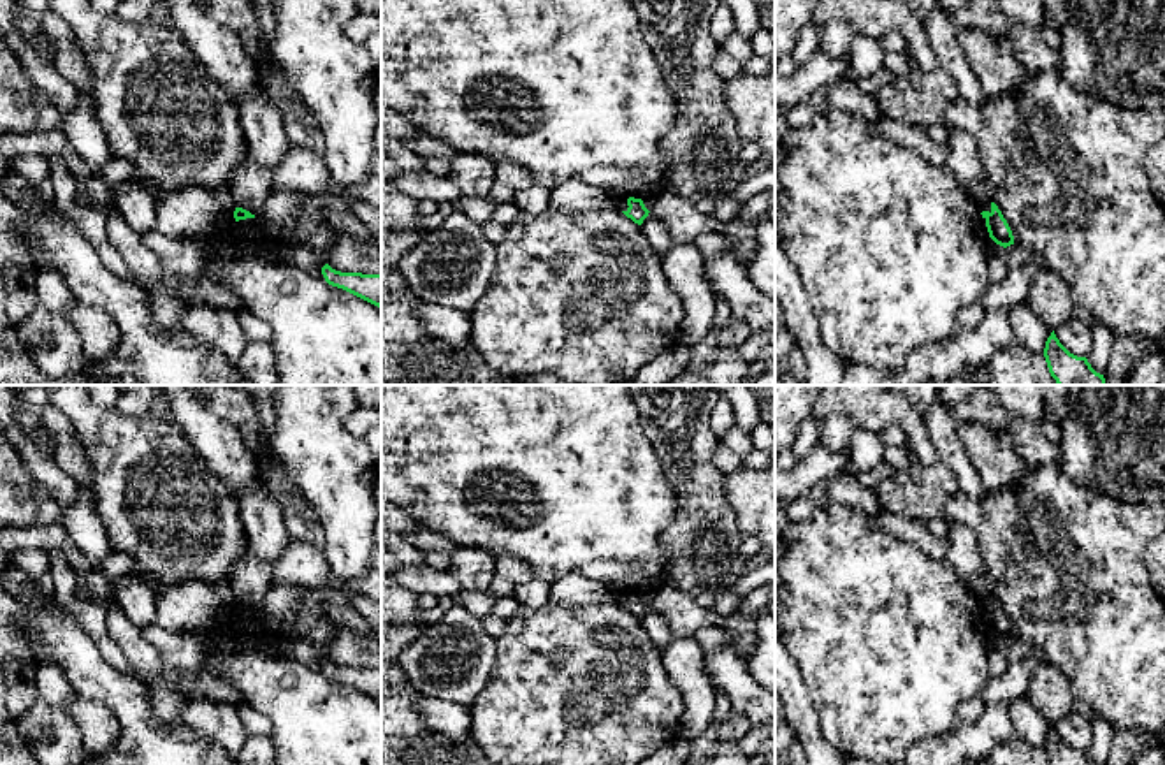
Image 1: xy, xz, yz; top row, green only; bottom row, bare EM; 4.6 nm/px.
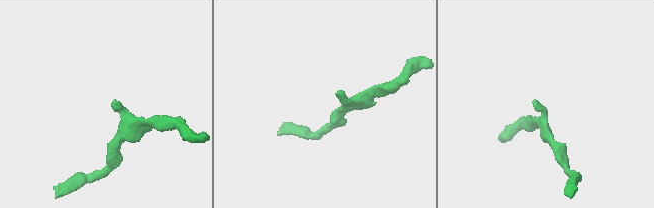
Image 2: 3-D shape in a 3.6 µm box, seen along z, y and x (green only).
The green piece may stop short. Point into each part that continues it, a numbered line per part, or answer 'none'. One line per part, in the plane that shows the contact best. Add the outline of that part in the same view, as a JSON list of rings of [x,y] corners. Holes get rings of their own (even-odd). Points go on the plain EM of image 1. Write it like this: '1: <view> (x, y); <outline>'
none

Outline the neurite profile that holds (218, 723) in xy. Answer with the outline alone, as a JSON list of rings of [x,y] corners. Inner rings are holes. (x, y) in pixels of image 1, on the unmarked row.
[[[206,698],[188,702],[183,707],[183,723],[200,739],[225,749],[232,758],[239,754],[250,737],[232,703]]]

